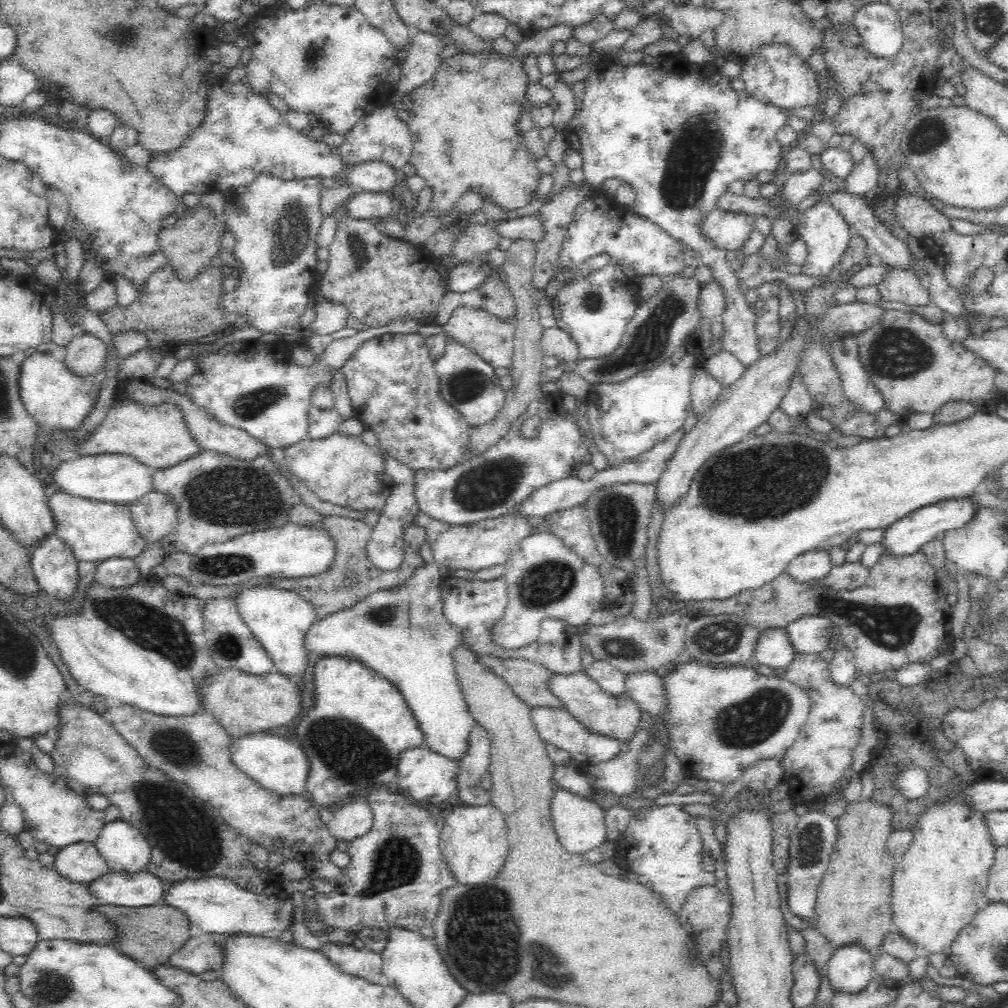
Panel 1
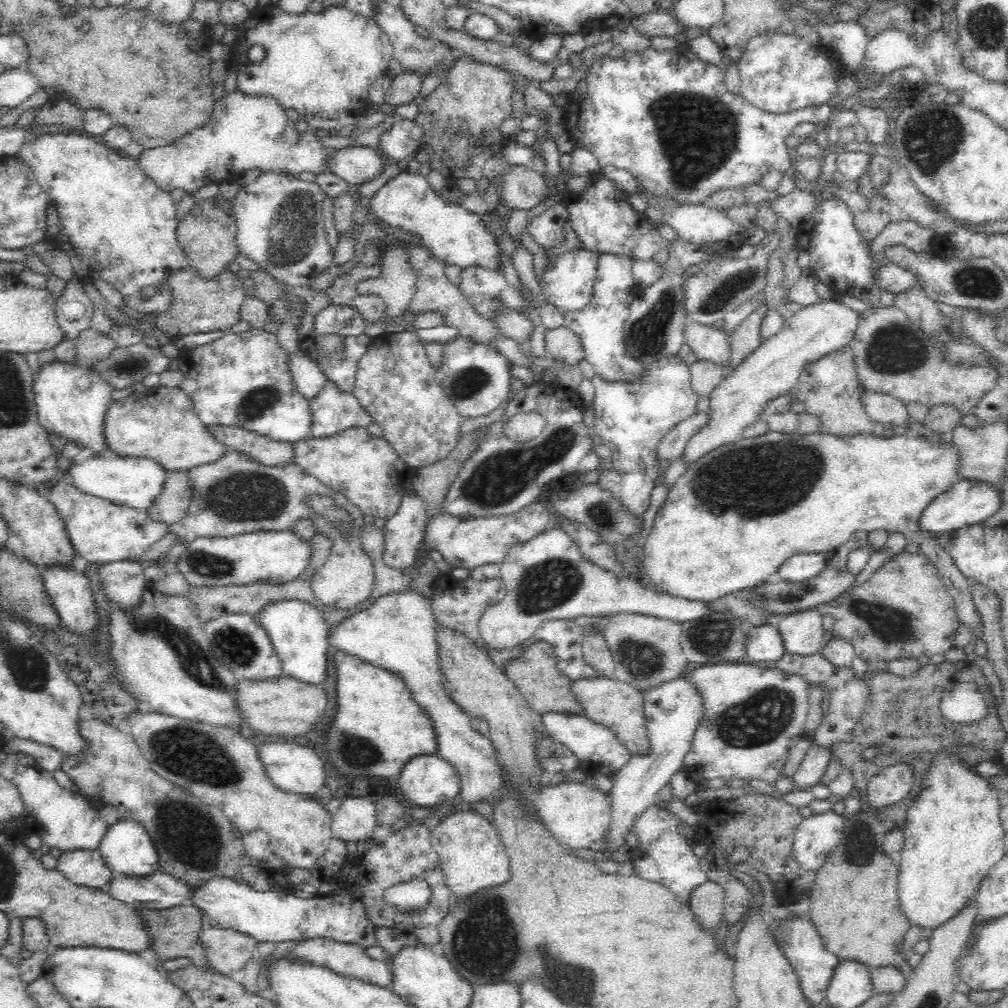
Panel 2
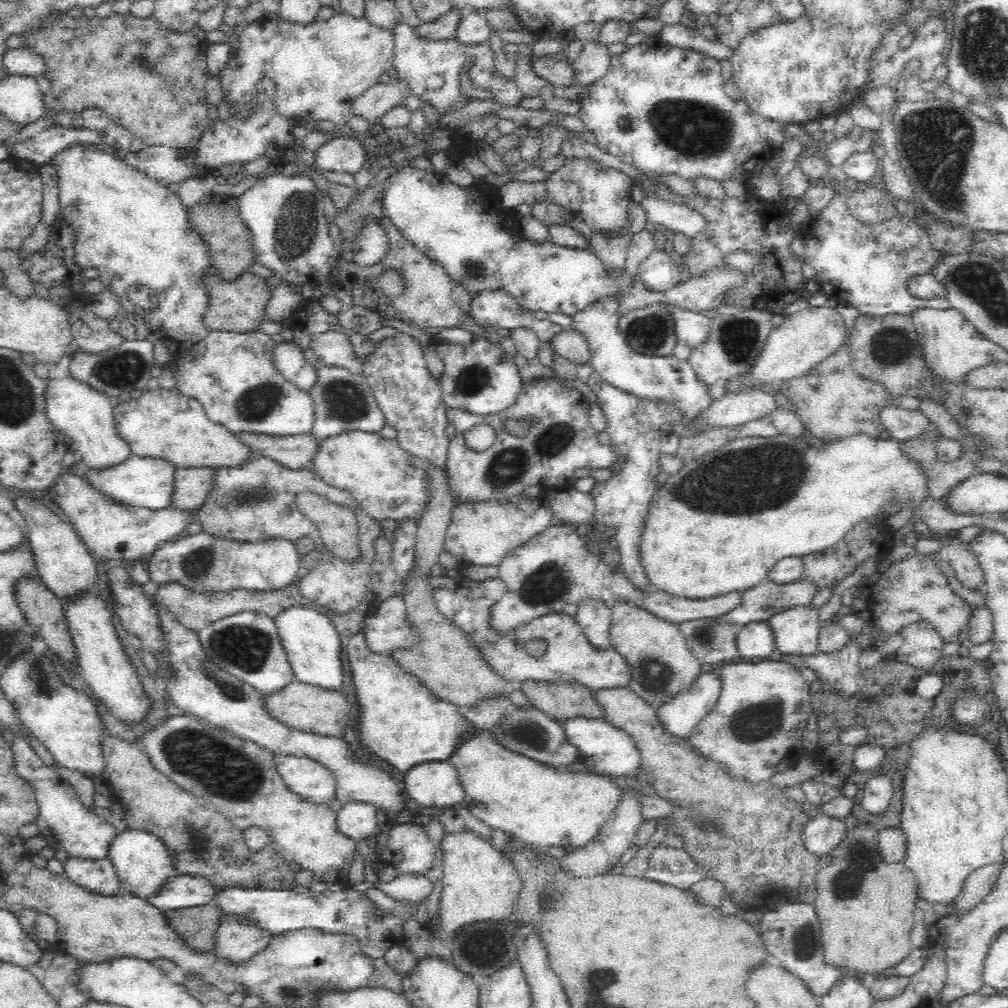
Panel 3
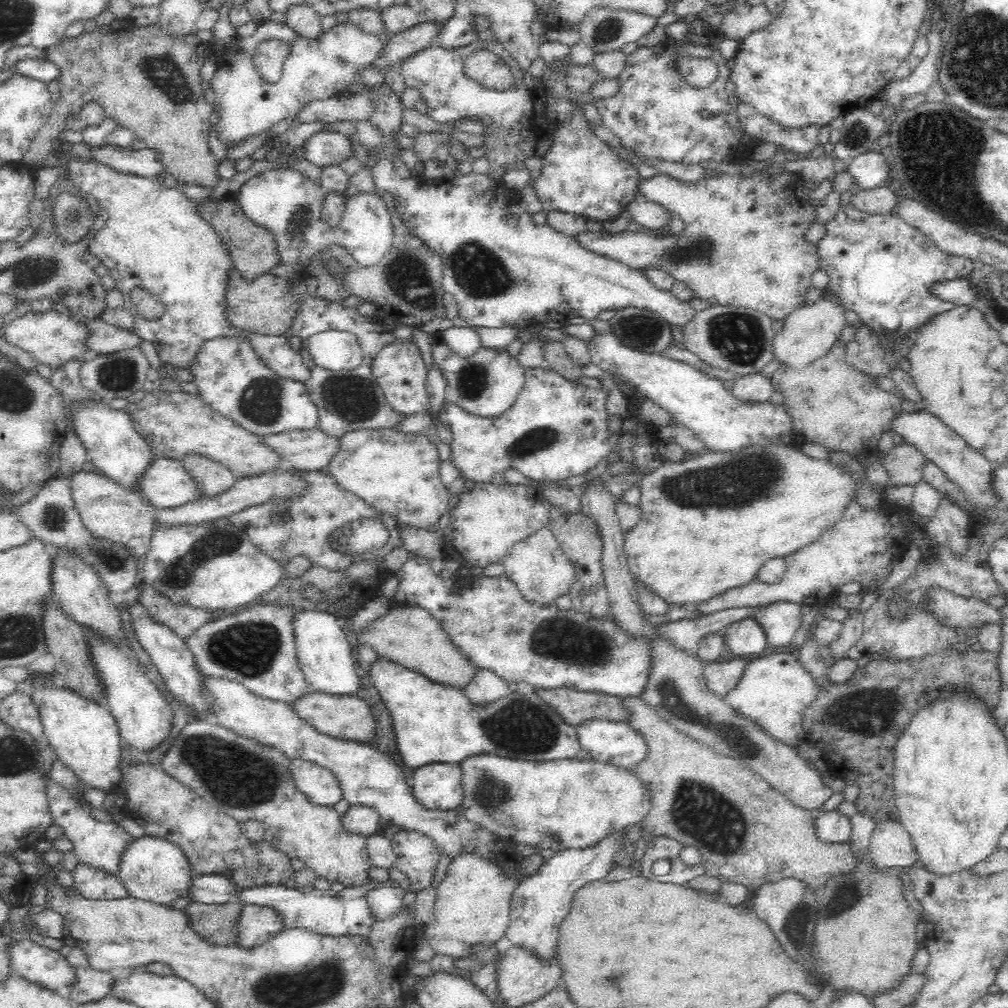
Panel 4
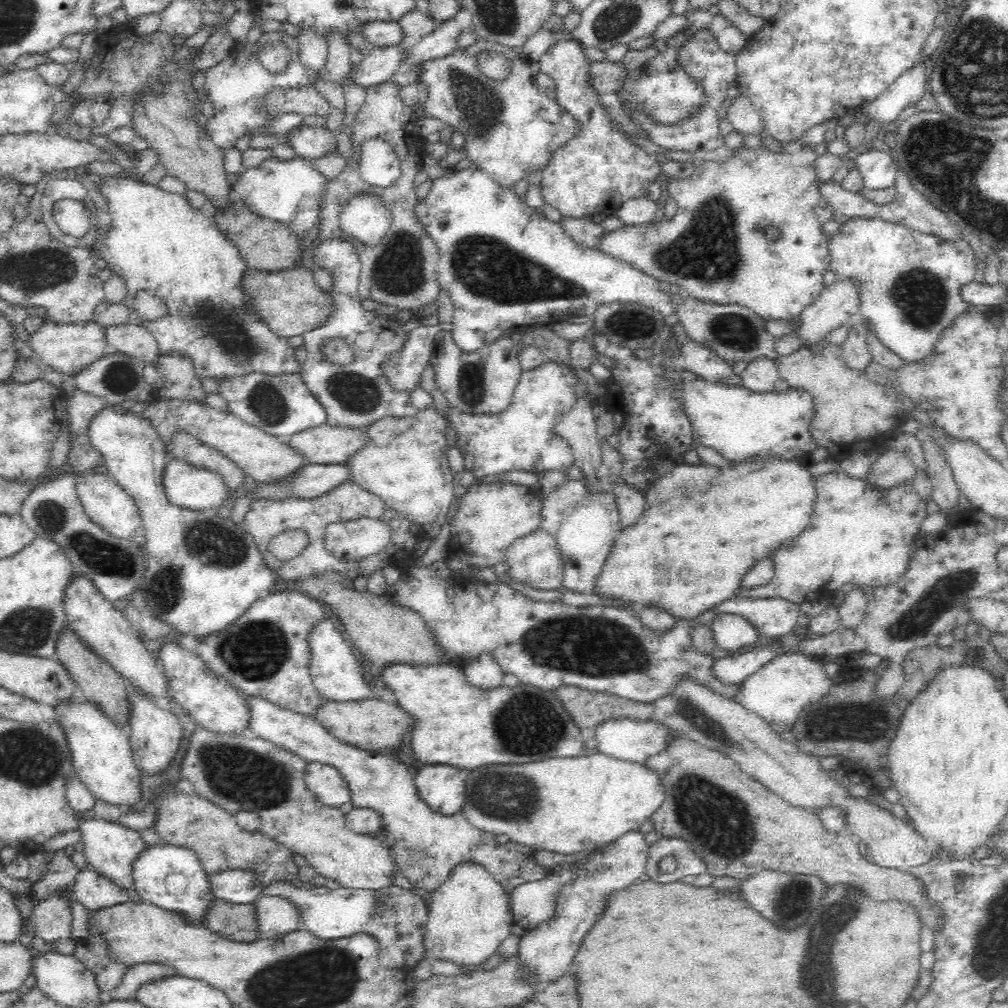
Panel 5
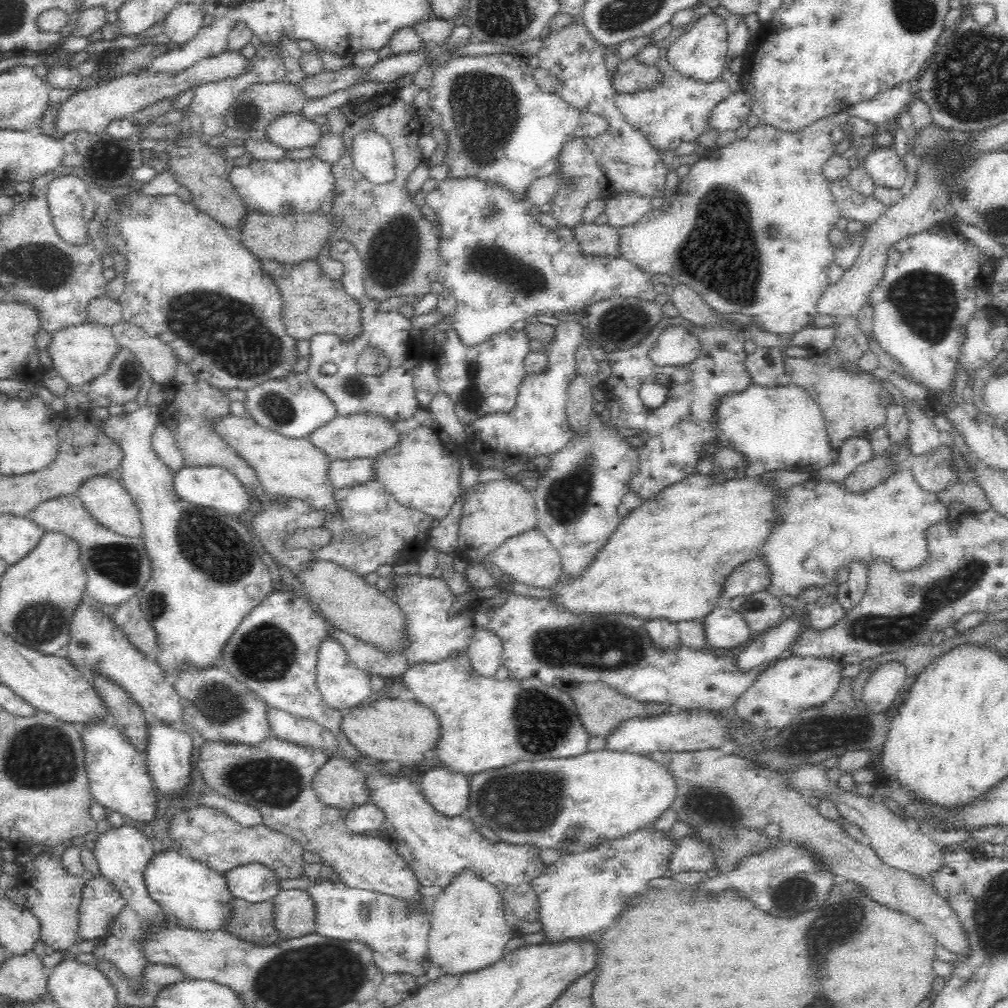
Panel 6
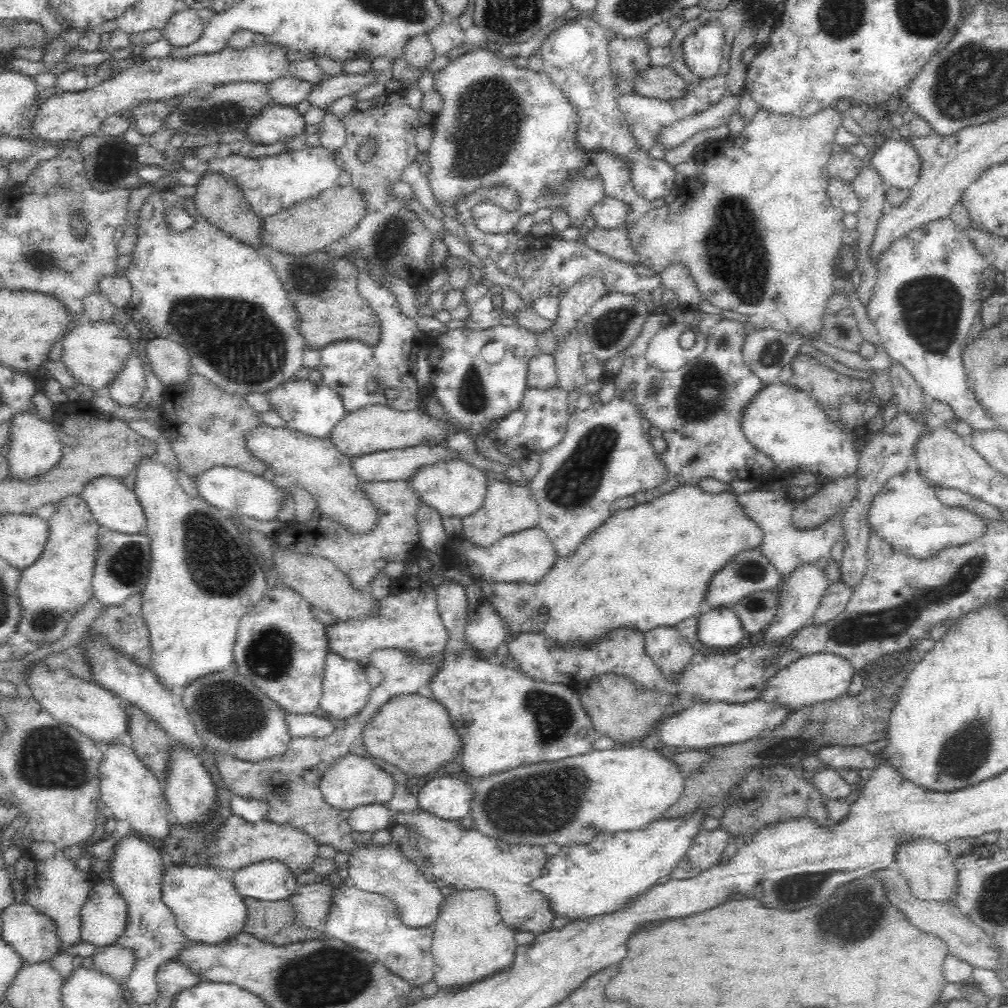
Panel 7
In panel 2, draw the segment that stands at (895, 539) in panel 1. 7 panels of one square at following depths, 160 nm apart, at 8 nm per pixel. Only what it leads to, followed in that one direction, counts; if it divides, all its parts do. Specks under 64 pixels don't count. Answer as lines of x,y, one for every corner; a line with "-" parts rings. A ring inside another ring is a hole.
959,479
946,492
939,494
930,502
922,512
920,527
925,534
935,537
944,531
956,531
962,527
980,523
1000,510
1002,498
1001,490
992,483

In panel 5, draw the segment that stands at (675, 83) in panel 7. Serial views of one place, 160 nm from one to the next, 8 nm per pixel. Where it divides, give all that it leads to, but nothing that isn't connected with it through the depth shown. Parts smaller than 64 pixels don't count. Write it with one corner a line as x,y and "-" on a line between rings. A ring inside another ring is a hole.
594,61
590,64
590,77
596,91
610,98
624,88
626,80
630,78
630,69
619,62

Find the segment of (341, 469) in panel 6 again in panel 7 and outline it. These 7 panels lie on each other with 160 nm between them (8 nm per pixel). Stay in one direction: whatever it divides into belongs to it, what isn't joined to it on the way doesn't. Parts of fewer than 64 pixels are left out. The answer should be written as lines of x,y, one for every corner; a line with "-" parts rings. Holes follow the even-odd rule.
447,443
378,451
354,459
354,469
362,482
408,480
424,466
460,460

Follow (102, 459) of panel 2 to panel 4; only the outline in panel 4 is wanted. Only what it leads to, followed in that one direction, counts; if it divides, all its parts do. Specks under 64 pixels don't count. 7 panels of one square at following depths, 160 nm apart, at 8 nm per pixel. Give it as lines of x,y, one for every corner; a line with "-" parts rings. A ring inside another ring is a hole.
156,458
142,476
142,496
150,505
169,510
204,497
204,491
181,460

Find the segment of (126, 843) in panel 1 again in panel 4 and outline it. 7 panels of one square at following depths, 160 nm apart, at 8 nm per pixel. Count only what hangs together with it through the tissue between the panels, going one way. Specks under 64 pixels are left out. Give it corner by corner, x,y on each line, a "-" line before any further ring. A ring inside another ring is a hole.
148,834
136,838
130,848
124,850
120,862
119,879
128,890
129,897
184,911
195,899
191,896
192,880
196,876
186,853
176,844

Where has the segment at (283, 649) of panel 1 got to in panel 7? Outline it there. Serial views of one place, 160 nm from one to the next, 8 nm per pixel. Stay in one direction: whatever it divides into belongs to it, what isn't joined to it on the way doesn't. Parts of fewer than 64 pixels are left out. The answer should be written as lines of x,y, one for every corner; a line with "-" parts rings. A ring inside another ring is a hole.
331,652
324,670
320,713
341,723
366,706
373,689
367,681
365,666
356,660
345,660

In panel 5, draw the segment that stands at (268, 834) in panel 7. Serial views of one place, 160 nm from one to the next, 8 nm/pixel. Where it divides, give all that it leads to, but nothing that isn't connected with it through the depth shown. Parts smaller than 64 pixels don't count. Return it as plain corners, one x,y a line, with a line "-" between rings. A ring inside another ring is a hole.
174,786
168,792
162,792
154,806
158,806
157,818
153,827
166,840
195,851
204,870
214,875
226,870
244,868
254,872
260,883
269,885
276,881
292,882
298,877
298,866
294,862
293,850
258,831
244,830
235,821
234,815
196,793
182,793

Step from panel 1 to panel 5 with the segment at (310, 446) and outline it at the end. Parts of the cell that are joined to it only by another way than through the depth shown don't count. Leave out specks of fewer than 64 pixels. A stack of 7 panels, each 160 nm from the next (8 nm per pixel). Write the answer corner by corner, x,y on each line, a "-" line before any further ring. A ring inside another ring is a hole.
433,406
416,411
416,414
410,417
382,418
368,426
368,446
356,452
346,462
350,465
350,478
354,483
378,495
390,508
403,514
410,521
423,525
426,523
443,525
448,522
446,515
457,489
454,482
456,472
450,468
446,453
452,440
446,422

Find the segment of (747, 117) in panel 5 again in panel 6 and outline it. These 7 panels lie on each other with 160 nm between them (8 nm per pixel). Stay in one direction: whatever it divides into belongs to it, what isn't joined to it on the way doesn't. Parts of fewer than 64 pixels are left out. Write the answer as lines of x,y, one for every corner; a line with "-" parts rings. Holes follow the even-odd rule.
737,90
723,98
708,113
708,131
716,132
736,131
746,122
751,112
750,97
742,90

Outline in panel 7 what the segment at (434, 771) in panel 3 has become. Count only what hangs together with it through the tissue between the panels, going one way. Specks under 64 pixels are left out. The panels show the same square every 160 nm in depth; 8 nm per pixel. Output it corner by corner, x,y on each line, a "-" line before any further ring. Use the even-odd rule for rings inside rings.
439,775
422,786
417,799
424,812
442,820
456,821
469,816
473,792
464,782

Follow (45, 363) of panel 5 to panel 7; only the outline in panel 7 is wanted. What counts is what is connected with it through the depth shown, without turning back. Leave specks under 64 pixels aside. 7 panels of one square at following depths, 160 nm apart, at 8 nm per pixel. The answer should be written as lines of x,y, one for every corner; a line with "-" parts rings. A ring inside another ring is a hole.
84,319
73,326
64,336
64,354
62,362
74,376
78,383
87,386
92,392
102,390
112,384
124,364
132,354
132,344
125,337
120,336
121,328
108,321
85,321

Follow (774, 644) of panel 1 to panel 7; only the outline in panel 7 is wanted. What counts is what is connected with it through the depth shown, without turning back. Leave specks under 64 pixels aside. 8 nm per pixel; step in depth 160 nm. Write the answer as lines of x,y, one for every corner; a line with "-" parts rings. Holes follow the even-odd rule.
732,608
704,609
699,614
697,630
698,645
706,647
736,648
738,642
748,638

